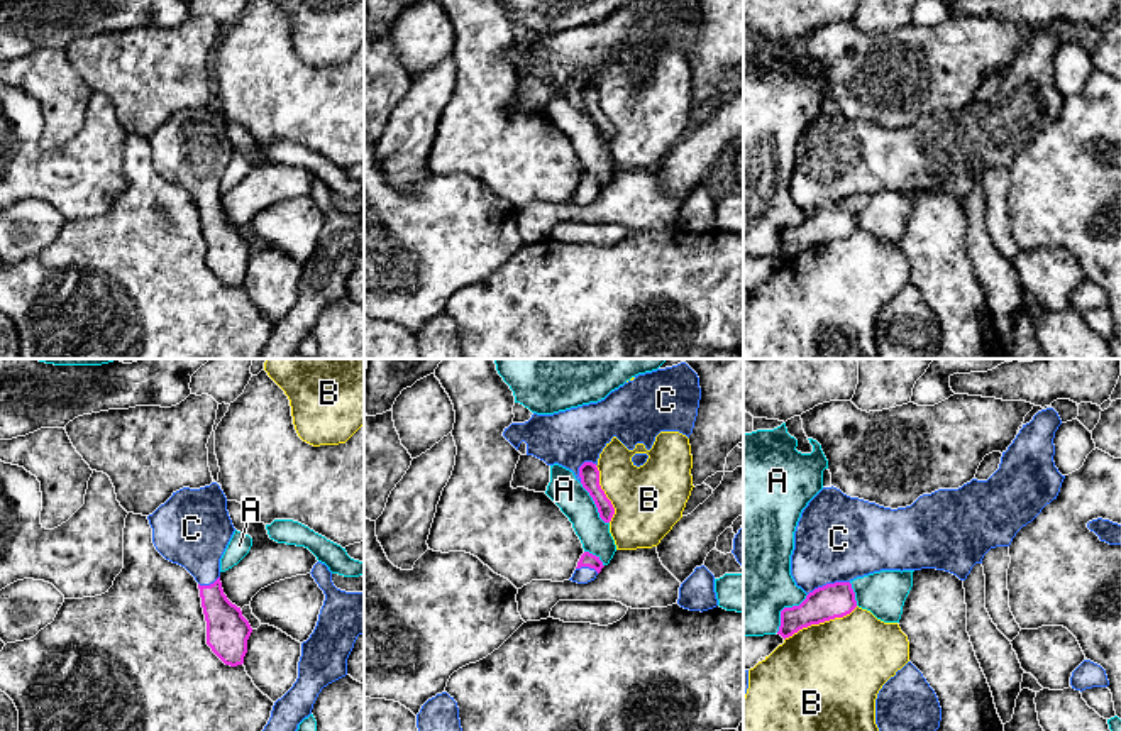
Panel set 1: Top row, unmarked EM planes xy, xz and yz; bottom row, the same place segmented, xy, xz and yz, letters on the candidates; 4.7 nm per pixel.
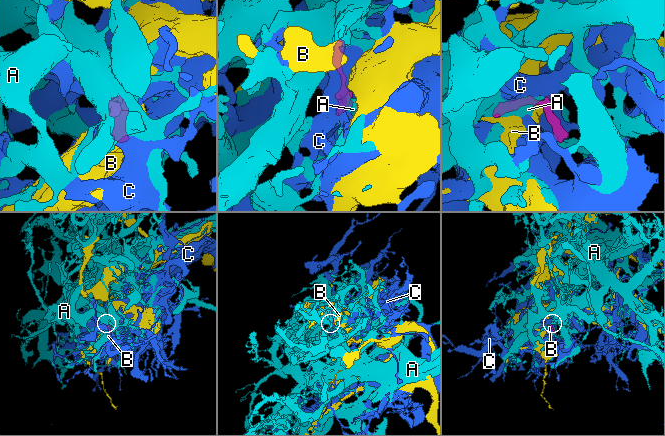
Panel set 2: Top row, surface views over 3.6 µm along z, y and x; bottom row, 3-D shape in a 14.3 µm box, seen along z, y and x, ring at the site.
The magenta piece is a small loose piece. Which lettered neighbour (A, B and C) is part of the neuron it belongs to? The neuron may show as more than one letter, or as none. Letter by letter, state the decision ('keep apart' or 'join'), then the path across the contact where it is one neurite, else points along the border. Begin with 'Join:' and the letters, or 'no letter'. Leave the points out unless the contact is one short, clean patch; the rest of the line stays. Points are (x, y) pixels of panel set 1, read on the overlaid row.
Join: C
A: keep apart
B: keep apart
C: join

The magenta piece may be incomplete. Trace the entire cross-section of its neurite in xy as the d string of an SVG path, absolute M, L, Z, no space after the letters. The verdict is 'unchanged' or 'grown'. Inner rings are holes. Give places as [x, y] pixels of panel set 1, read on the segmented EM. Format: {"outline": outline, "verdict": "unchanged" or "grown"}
{"outline": "M217 482L200 489L183 487L173 492L147 519L156 550L166 560L185 567L198 582L207 621L207 645L225 665L242 665L252 628L240 607L227 599L220 582L220 558L235 531L224 491Z", "verdict": "grown"}

